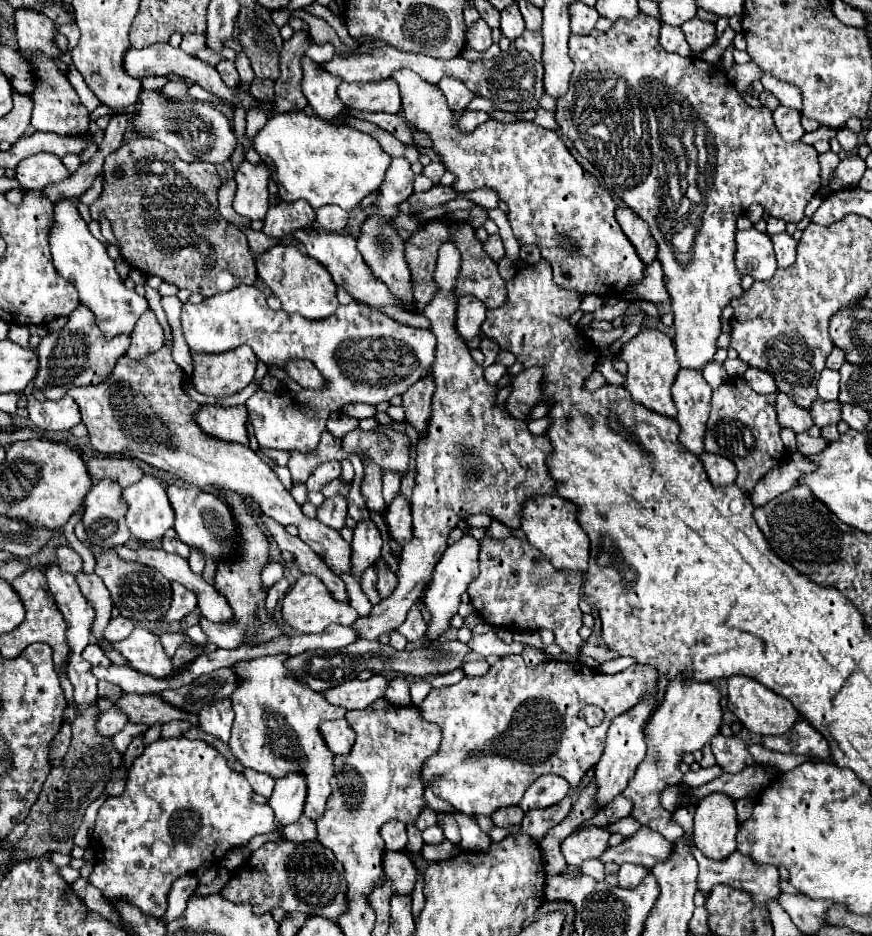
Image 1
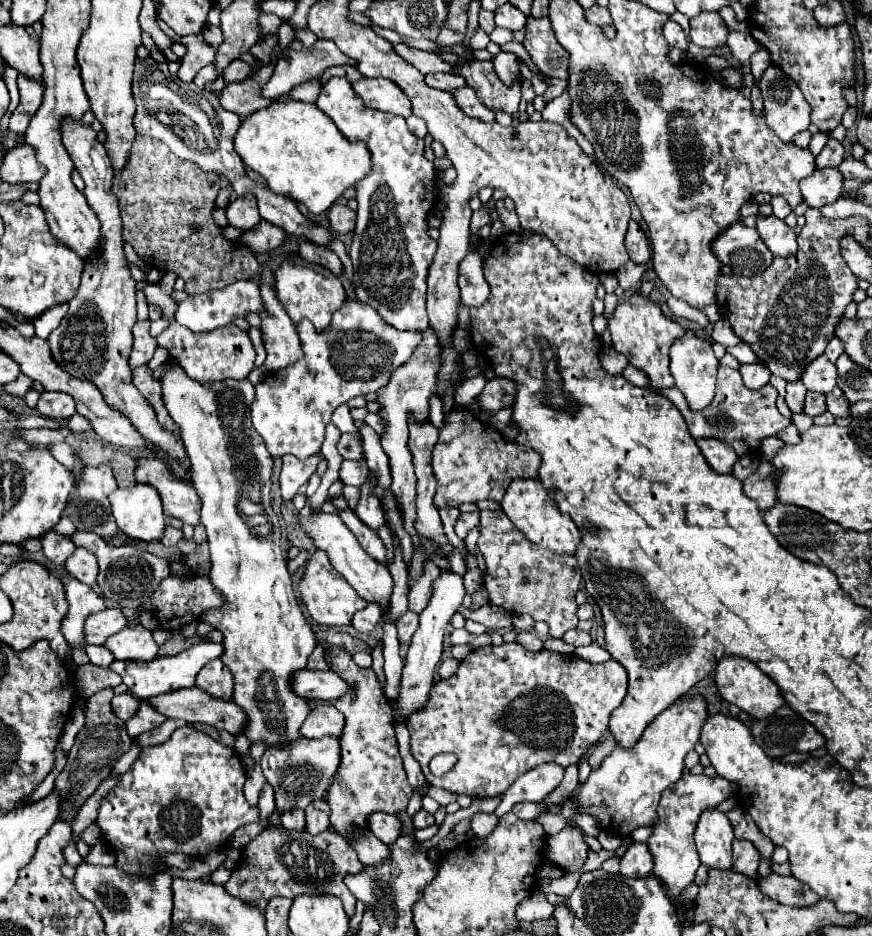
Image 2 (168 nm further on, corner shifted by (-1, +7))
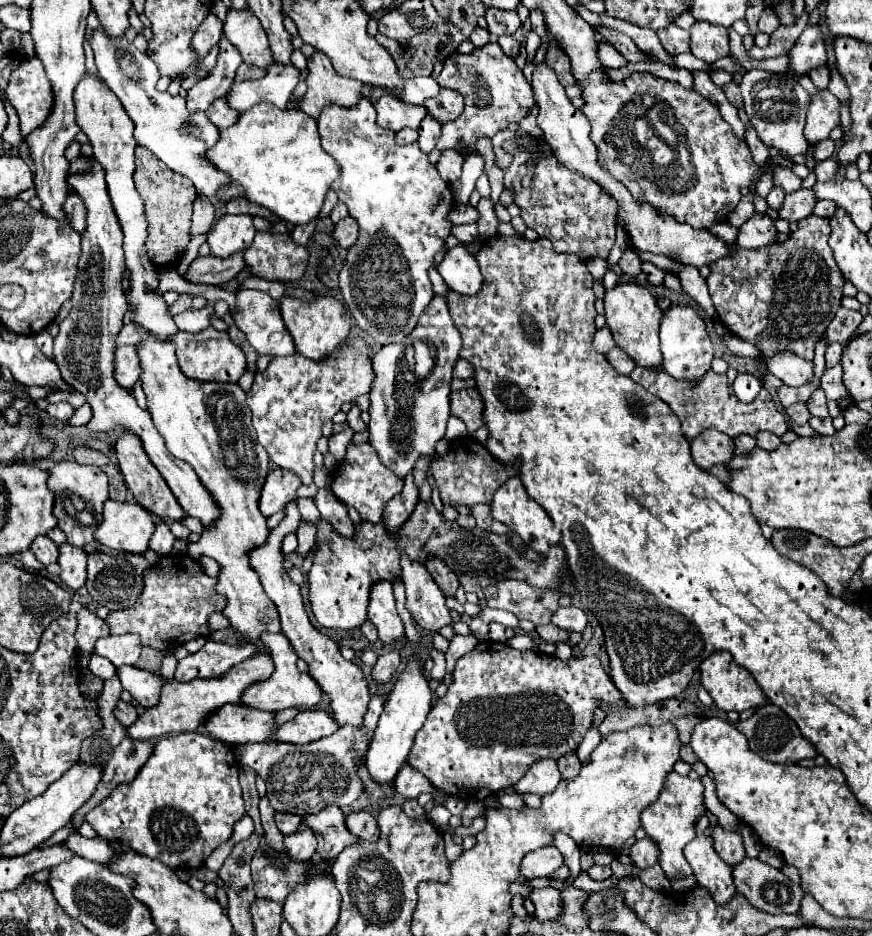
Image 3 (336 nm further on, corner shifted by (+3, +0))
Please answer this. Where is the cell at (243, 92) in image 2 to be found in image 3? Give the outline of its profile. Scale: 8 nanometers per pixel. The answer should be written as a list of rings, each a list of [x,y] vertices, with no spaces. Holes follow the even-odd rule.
[[[225,98],[215,100],[215,102],[207,108],[205,114],[207,114],[207,118],[209,118],[219,130],[223,130],[223,128],[227,128],[227,126],[233,126],[233,124],[237,122],[237,118],[239,118],[239,112],[233,110],[233,108],[229,108],[227,102],[225,102]]]

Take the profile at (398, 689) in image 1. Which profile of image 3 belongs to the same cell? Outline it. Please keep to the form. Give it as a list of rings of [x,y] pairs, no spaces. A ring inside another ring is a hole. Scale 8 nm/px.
[[[381,696],[371,698],[369,710],[363,718],[363,726],[359,728],[341,726],[335,734],[309,742],[305,746],[285,744],[277,740],[261,744],[239,744],[235,748],[237,760],[251,766],[267,782],[267,798],[277,812],[305,816],[315,814],[331,804],[339,808],[349,808],[363,794],[363,784],[357,776],[357,770],[373,738],[377,720],[383,712],[383,702],[385,698]]]

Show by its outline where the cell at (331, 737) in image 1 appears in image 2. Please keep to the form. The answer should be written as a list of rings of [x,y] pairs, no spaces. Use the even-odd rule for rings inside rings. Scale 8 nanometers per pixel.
[[[319,705],[305,719],[301,733],[303,737],[311,737],[311,739],[321,739],[327,735],[341,737],[343,723],[345,723],[345,717],[333,705]]]

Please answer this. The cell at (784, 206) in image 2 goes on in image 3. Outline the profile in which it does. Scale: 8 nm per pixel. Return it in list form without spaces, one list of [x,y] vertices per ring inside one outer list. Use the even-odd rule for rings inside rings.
[[[773,186],[773,190],[771,190],[769,196],[767,196],[767,204],[769,204],[771,208],[779,210],[781,204],[783,204],[783,198],[785,198],[785,190],[779,190],[779,186]]]

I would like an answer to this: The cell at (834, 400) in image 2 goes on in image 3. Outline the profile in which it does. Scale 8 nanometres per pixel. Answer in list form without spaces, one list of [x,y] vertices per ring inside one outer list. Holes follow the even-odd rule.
[[[817,388],[817,390],[813,392],[813,396],[807,400],[807,410],[809,410],[813,416],[825,418],[825,416],[829,416],[825,402],[827,402],[827,400],[825,400],[825,394],[823,394],[823,390],[821,390],[821,388]]]

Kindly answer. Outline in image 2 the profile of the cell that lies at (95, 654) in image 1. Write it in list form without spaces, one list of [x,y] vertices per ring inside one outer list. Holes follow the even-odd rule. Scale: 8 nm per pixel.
[[[87,645],[87,655],[91,659],[93,665],[99,665],[99,667],[109,667],[111,661],[115,661],[115,657],[103,647],[103,645]]]

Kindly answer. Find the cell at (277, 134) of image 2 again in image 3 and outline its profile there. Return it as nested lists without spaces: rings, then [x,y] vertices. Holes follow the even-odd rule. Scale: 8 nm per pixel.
[[[265,102],[259,106],[253,106],[251,110],[239,116],[241,118],[237,118],[237,122],[231,128],[221,130],[219,142],[213,148],[209,148],[205,154],[217,170],[229,176],[229,184],[219,188],[217,192],[219,202],[227,204],[231,200],[245,198],[249,202],[269,208],[281,220],[291,222],[291,224],[307,224],[313,218],[317,218],[331,182],[339,176],[339,166],[321,148],[321,138],[317,134],[317,122],[309,118],[307,114],[303,114],[301,110],[279,110],[277,106],[271,106]]]

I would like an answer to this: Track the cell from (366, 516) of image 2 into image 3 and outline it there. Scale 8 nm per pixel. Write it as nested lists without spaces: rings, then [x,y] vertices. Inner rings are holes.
[[[369,442],[363,444],[351,444],[347,446],[347,454],[345,458],[335,466],[333,470],[333,480],[331,480],[331,490],[333,494],[347,506],[353,506],[363,520],[377,524],[383,516],[385,504],[401,494],[403,490],[403,480],[399,476],[395,476],[389,468],[385,468],[379,458],[375,448]]]

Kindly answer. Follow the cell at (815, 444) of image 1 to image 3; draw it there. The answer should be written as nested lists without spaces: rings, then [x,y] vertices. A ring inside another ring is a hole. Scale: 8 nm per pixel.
[[[771,432],[757,434],[755,440],[757,440],[757,446],[763,448],[763,450],[773,450],[773,448],[777,448],[777,446],[781,444],[781,440],[779,440],[775,434],[771,434]]]

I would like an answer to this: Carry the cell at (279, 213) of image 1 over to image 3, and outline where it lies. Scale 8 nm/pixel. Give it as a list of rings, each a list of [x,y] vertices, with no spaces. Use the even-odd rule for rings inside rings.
[[[233,254],[229,258],[215,258],[215,256],[205,256],[205,258],[195,258],[183,278],[191,284],[211,284],[211,286],[225,286],[229,280],[233,280],[241,270],[245,268],[243,264],[243,254]]]

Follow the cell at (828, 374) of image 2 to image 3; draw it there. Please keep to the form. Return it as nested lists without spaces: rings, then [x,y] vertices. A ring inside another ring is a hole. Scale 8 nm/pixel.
[[[783,350],[767,358],[765,366],[771,374],[781,378],[787,386],[801,386],[809,382],[813,376],[813,362],[807,362],[799,358],[797,354],[791,354],[789,350]]]

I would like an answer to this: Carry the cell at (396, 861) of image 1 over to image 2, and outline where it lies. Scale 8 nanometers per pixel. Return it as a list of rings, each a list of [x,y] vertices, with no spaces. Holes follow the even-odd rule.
[[[367,835],[359,841],[351,841],[351,847],[357,851],[359,861],[365,867],[379,865],[379,863],[385,863],[387,859],[391,859],[391,847],[379,839],[375,839],[375,835]]]

